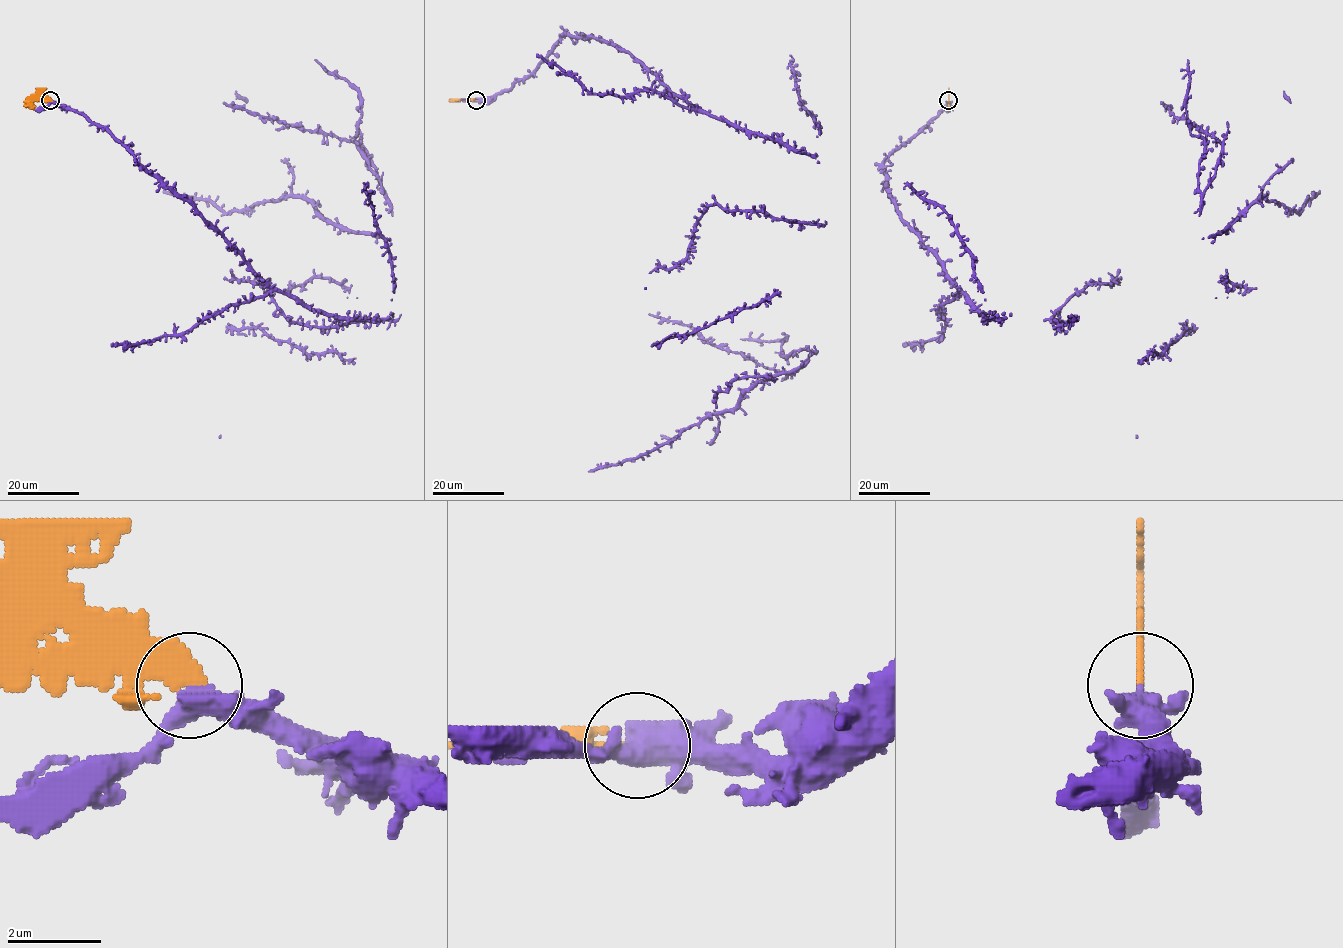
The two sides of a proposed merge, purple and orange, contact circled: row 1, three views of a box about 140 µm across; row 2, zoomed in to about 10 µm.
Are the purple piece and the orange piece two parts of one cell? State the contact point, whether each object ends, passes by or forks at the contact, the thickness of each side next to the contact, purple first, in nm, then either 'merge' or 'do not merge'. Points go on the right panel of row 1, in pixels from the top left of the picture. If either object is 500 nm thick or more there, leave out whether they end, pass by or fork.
(948, 100) | purple passes by | orange ends | 460/280 nm | do not merge

